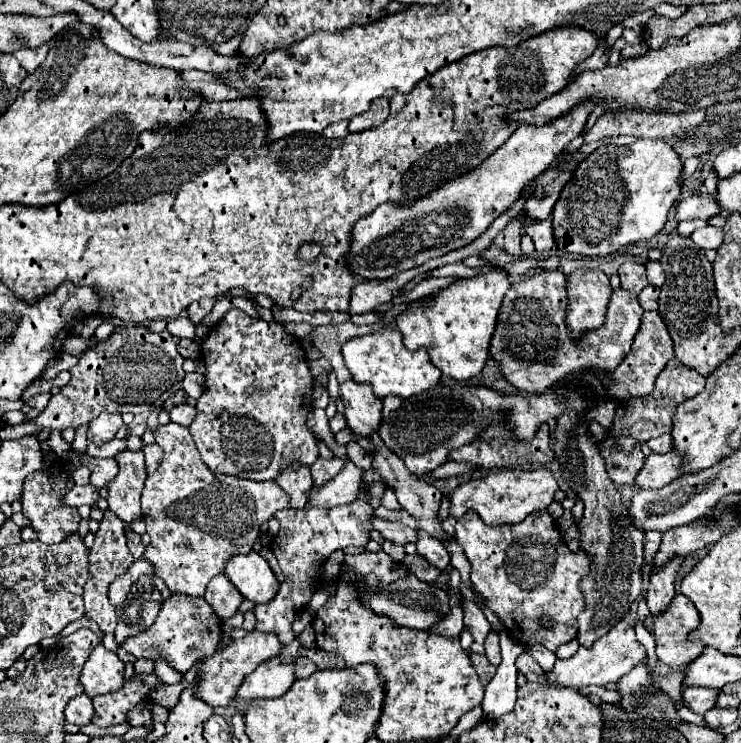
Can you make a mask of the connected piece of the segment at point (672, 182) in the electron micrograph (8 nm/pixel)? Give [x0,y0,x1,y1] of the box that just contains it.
[554,139,682,255]

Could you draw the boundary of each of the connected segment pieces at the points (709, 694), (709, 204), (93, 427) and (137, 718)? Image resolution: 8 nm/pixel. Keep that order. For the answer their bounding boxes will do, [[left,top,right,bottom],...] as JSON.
[[682,687,720,715],[676,195,720,221],[87,413,122,445],[128,703,152,725]]

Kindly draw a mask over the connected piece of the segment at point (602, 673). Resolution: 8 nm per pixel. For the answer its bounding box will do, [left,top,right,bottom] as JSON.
[546,621,646,687]

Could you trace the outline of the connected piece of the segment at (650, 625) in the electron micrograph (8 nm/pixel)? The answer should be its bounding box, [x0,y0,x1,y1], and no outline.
[644,593,704,669]

